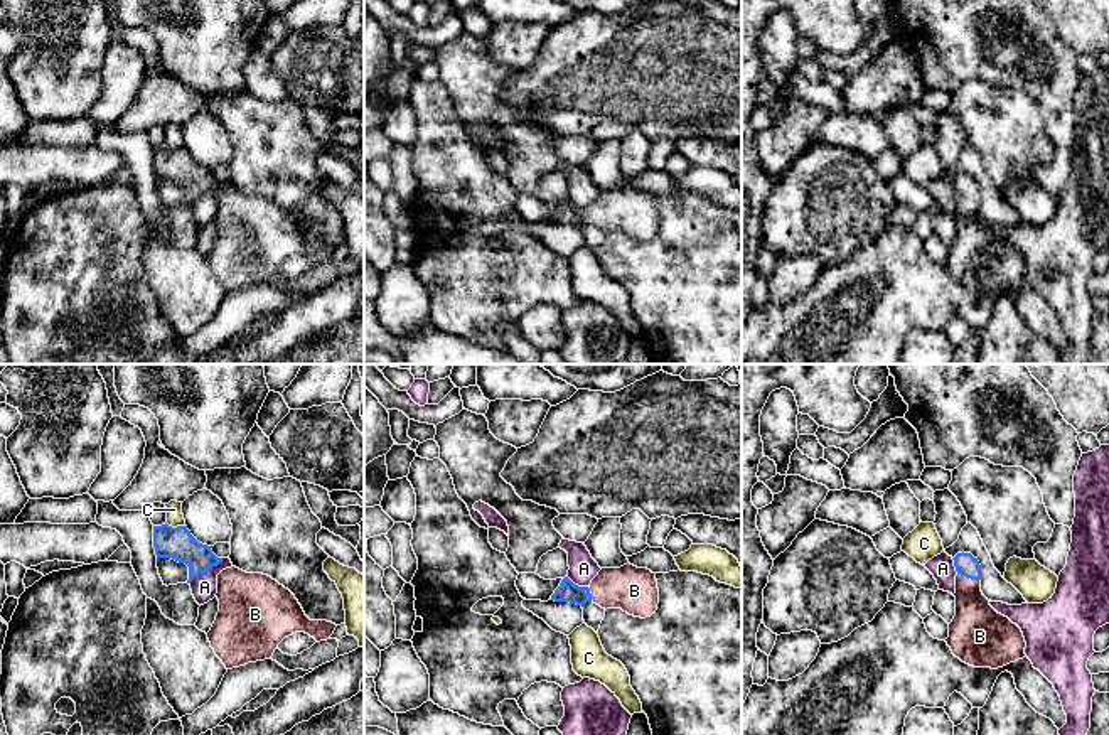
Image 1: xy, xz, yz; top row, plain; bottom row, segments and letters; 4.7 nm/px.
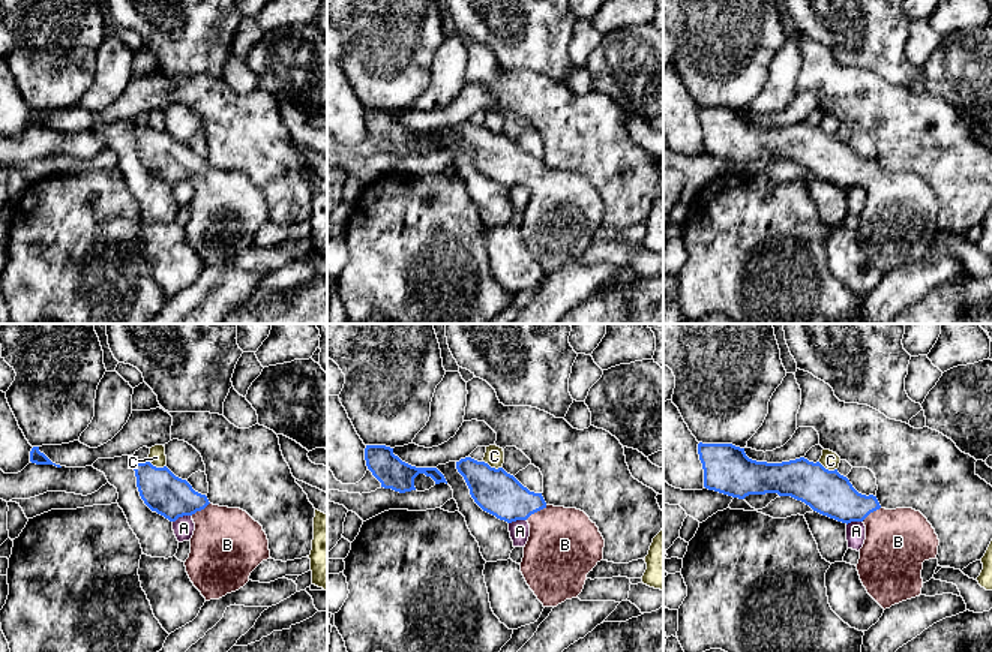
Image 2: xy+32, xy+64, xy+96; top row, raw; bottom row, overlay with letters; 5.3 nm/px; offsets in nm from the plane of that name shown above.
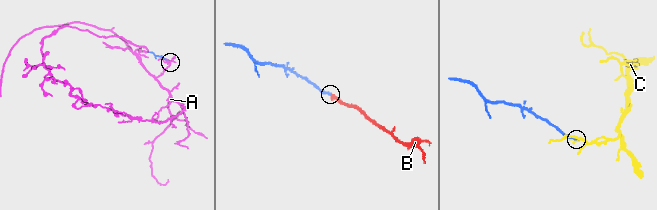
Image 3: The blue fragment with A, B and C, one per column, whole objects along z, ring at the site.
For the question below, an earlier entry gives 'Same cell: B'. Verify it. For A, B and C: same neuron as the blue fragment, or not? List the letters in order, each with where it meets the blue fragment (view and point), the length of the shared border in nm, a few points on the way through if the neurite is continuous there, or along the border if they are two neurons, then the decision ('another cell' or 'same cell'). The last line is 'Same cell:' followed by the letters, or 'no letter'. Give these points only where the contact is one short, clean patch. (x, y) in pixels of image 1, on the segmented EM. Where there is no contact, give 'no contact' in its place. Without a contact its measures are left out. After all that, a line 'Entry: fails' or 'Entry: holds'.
A: xy (206, 570) | 200 nm | along xy (223, 558), (189, 584) | another cell
B: yz (969, 577) | 120 nm | across yz (966, 565), (969, 577), (969, 604), (976, 627) | same cell
C: xy (174, 528) | 90 nm | another cell
Same cell: B
Entry: holds

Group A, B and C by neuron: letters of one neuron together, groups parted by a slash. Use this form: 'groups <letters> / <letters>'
groups A / B / C

